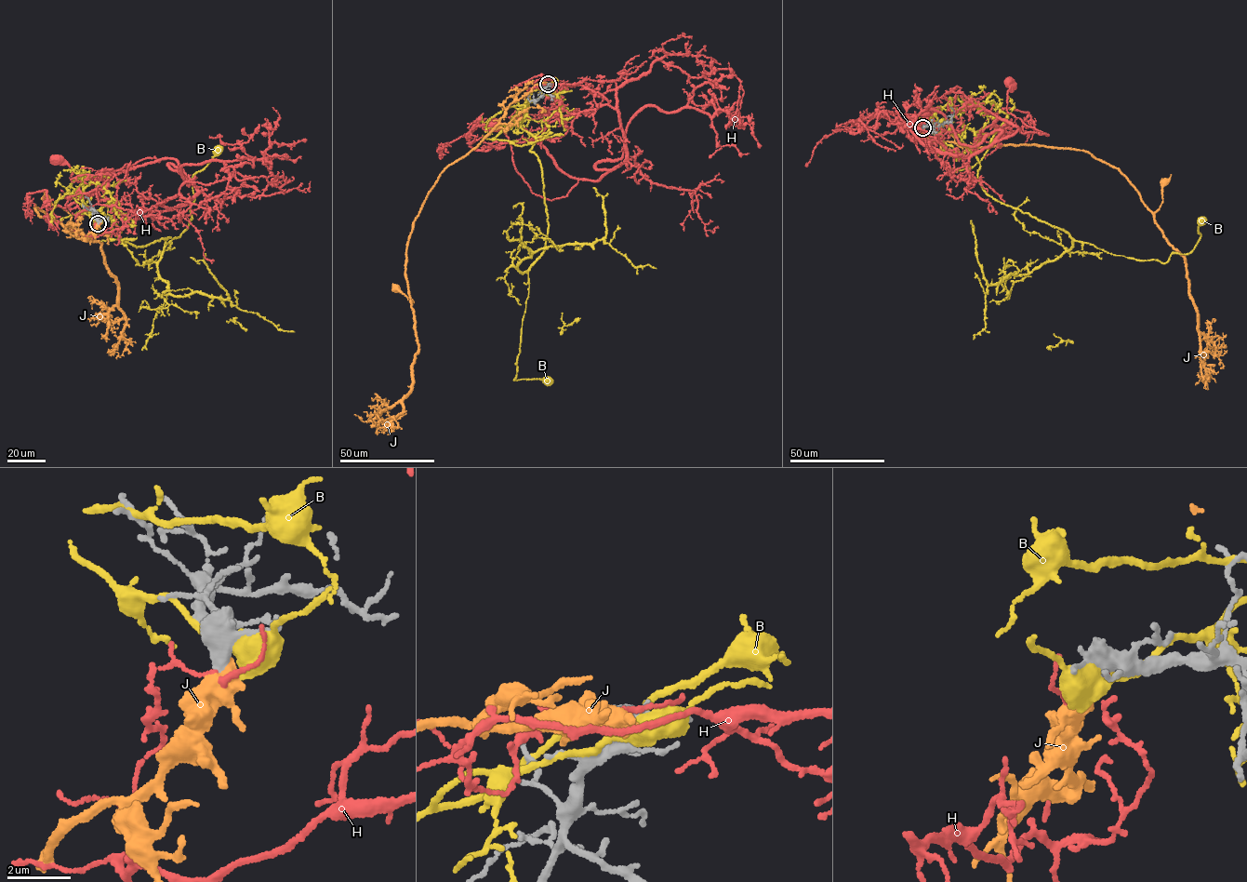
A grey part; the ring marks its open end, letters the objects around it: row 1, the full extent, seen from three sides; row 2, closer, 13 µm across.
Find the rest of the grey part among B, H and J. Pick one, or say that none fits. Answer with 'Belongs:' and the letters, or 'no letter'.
Belongs: no letter

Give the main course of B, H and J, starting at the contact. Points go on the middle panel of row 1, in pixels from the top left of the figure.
B: (550, 84), (529, 96), (519, 124), (536, 140), (548, 227), (527, 272), (513, 380), (546, 381)
H: (548, 84), (538, 88), (614, 81), (626, 159), (549, 199), (532, 193), (516, 170), (509, 138), (494, 125)
J: (548, 85), (536, 85), (510, 104), (490, 133), (440, 175), (406, 250), (404, 274), (413, 301), (395, 288)

